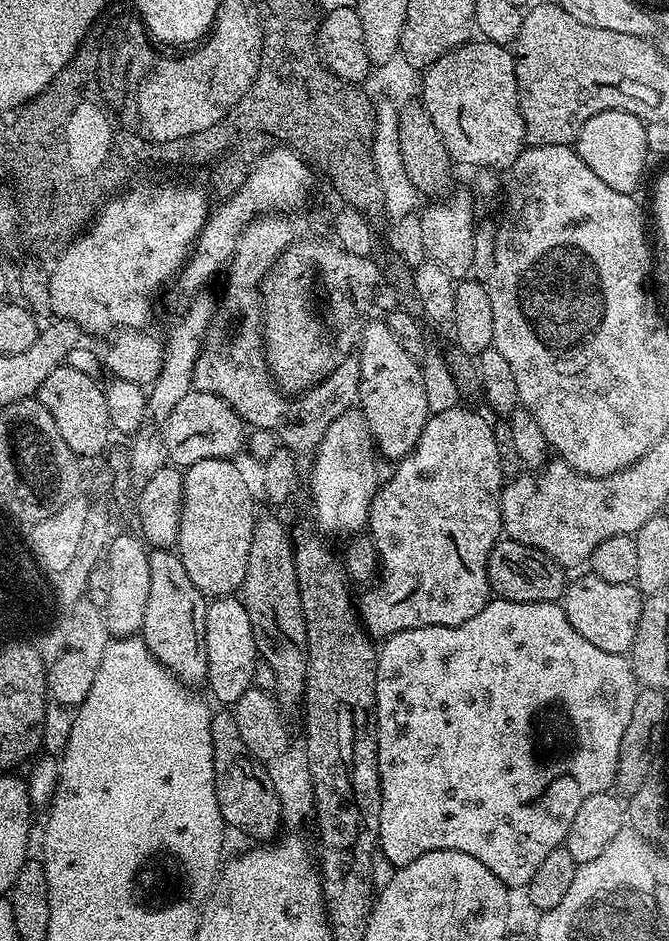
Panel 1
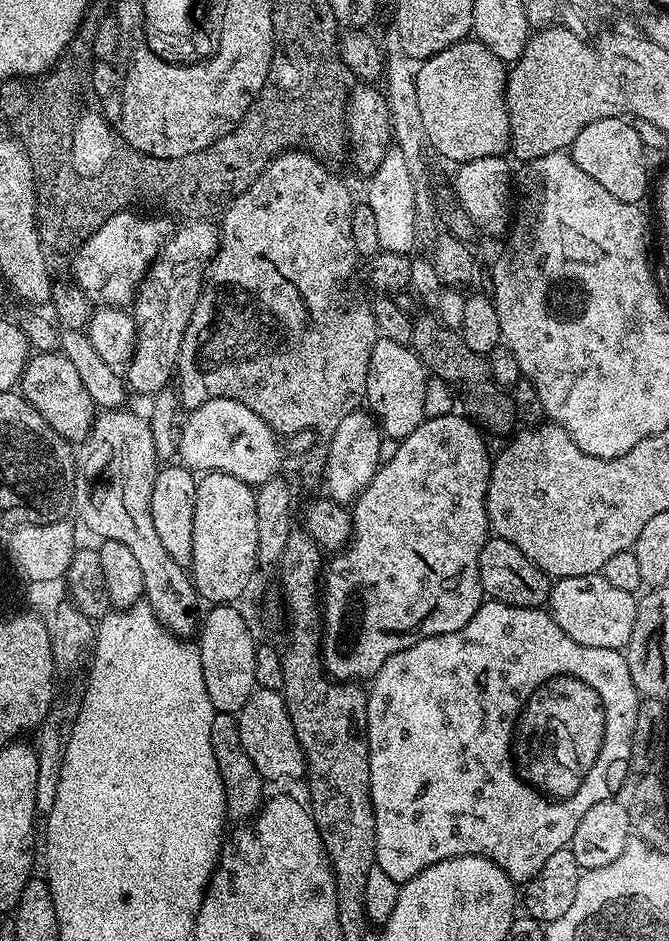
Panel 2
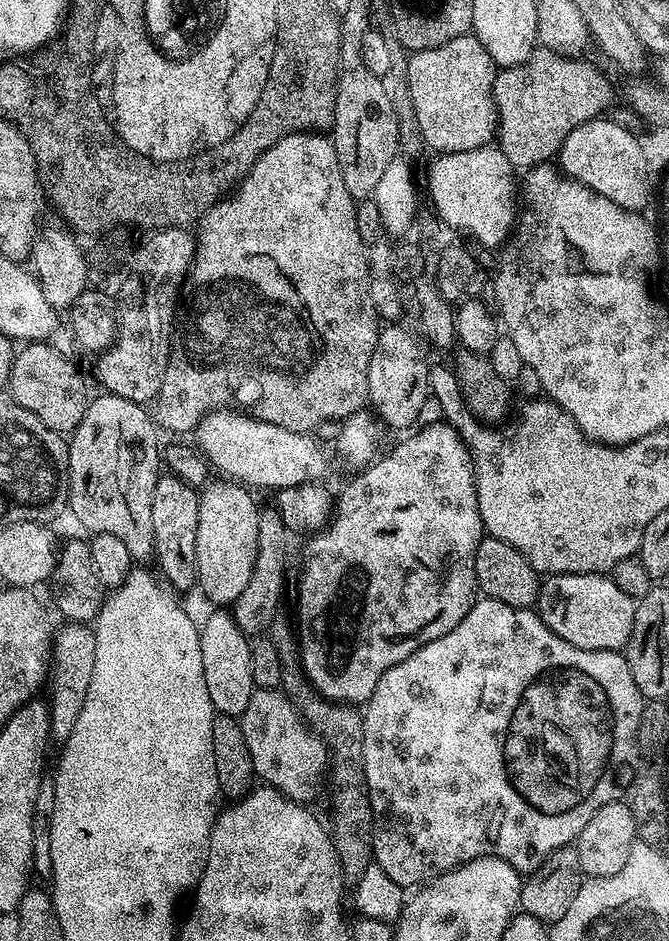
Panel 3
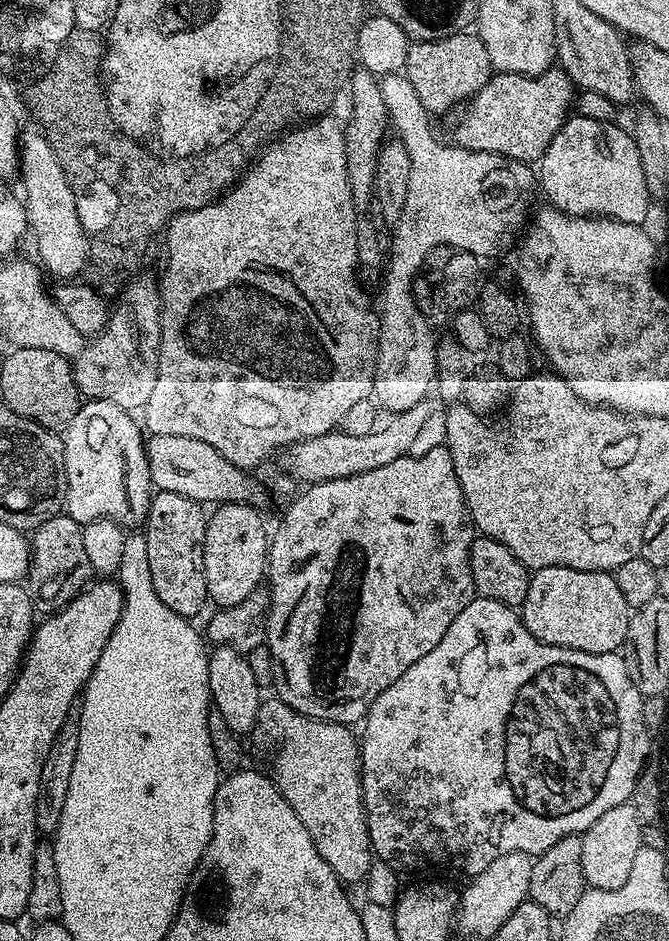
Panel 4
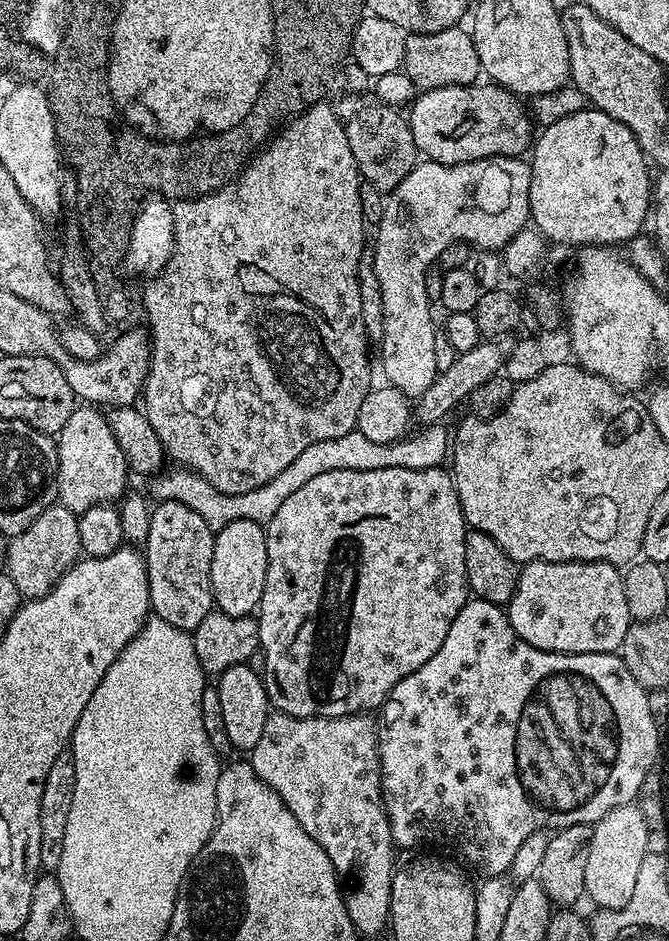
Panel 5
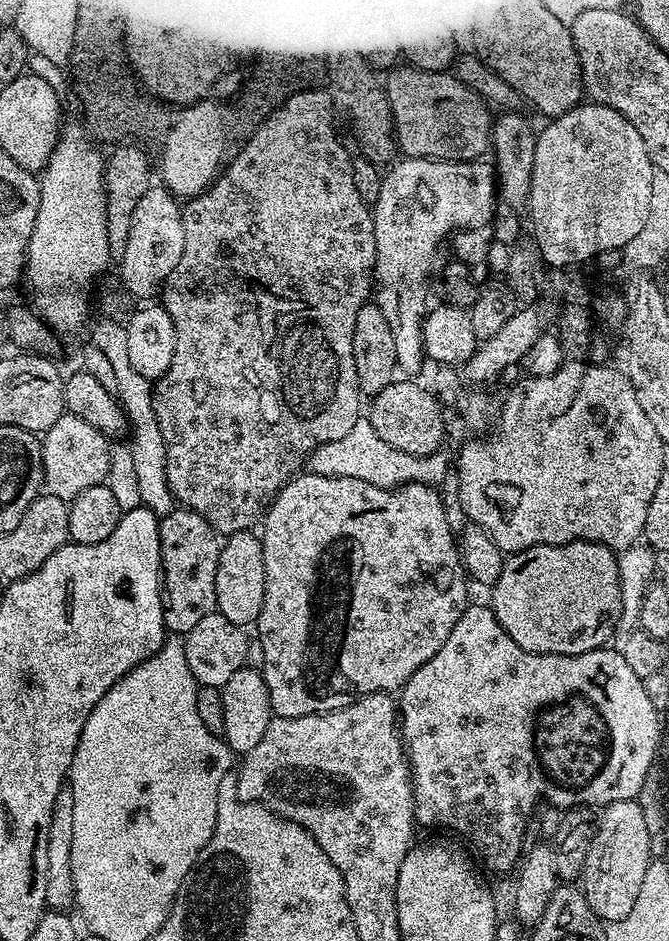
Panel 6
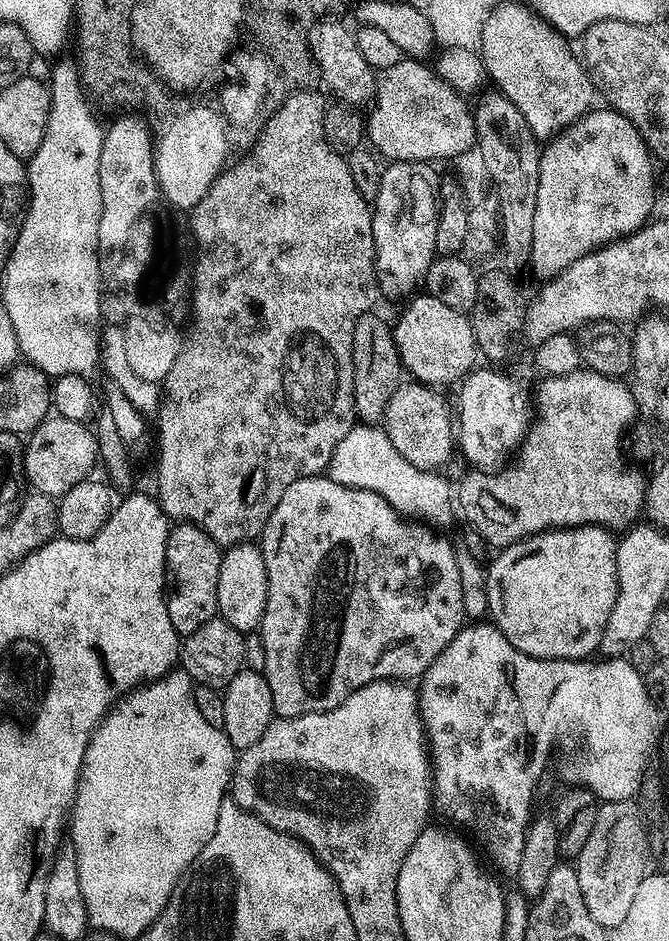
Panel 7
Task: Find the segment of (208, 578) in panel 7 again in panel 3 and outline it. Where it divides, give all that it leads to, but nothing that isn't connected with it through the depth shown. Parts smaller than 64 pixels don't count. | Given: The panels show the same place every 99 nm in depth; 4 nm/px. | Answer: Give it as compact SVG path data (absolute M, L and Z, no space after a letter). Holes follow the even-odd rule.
M161 474L156 479L154 503L150 505L150 518L154 521L154 560L160 563L159 575L177 593L184 592L187 588L195 589L198 584L196 578L198 574L198 550L196 547L198 546L199 505L200 492L185 481L180 480L176 475Z

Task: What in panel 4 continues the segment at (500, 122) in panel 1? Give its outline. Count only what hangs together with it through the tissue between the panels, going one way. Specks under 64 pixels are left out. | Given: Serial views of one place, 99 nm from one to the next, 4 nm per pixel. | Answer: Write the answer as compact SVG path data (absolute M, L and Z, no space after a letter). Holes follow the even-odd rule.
M471 31L459 32L450 38L441 40L418 40L409 43L406 62L402 69L410 86L418 93L422 106L430 114L448 112L459 109L461 105L472 99L486 86L486 82L494 74L490 54L486 54L486 46L482 46L479 35Z

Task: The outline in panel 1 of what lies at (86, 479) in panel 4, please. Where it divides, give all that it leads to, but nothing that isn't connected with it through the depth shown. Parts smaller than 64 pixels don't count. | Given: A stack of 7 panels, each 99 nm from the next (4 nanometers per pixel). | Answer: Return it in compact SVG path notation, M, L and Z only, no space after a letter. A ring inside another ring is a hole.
M172 550L149 551L150 599L146 602L146 618L142 629L144 645L165 670L185 686L203 685L208 678L206 658L206 598L190 582L186 566Z

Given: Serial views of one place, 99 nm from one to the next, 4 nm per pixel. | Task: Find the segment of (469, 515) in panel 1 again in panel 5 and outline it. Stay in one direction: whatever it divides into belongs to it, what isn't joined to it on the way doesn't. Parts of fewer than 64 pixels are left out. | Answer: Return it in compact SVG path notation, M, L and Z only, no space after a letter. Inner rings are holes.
M444 466L423 468L422 470L414 470L413 468L326 470L326 474L318 474L318 478L310 478L310 482L306 482L306 486L294 490L294 494L290 494L290 498L286 498L286 502L282 502L278 514L274 514L274 518L270 518L266 525L268 533L266 538L266 586L262 590L258 619L260 621L259 649L264 652L266 658L266 670L262 679L264 688L271 694L271 707L286 713L287 716L355 716L357 714L368 714L379 709L390 694L390 690L394 690L394 686L398 686L398 682L402 682L402 678L406 678L406 674L414 674L414 670L426 666L426 662L430 662L430 658L434 658L434 654L438 654L438 646L442 646L442 642L446 642L446 633L450 631L450 622L454 622L454 618L458 618L458 610L462 610L462 606L470 598L468 579L466 578L466 534L469 530L468 525L464 522L458 490L452 481L452 473Z

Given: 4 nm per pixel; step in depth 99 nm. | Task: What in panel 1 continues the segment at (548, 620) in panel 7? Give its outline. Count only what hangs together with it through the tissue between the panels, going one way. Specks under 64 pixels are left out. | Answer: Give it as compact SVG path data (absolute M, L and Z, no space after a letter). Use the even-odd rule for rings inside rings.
M591 574L580 576L577 580L569 579L562 597L562 607L566 618L570 618L570 626L574 626L586 642L610 654L631 653L644 602L645 597L635 583L602 582L602 578Z

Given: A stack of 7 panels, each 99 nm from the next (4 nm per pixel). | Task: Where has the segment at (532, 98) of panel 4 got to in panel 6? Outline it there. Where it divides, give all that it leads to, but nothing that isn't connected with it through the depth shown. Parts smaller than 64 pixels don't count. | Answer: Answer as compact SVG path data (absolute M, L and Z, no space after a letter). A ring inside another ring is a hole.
M397 67L388 82L386 80L399 151L404 151L405 157L417 160L471 162L481 159L485 155L483 152L487 153L490 148L489 105L447 71L423 72L420 68L403 67Z

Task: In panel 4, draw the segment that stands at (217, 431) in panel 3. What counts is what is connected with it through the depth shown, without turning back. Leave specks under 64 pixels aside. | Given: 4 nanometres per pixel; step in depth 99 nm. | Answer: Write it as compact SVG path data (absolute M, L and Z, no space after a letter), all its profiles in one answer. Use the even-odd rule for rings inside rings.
M427 399L418 402L418 406L410 406L410 410L397 413L391 420L392 424L379 427L376 431L366 435L348 435L342 430L319 435L318 438L302 440L289 447L289 473L304 484L330 481L334 478L352 477L354 474L365 473L386 466L389 462L411 453L414 437L430 418L434 411ZM300 479L300 480L299 480Z

